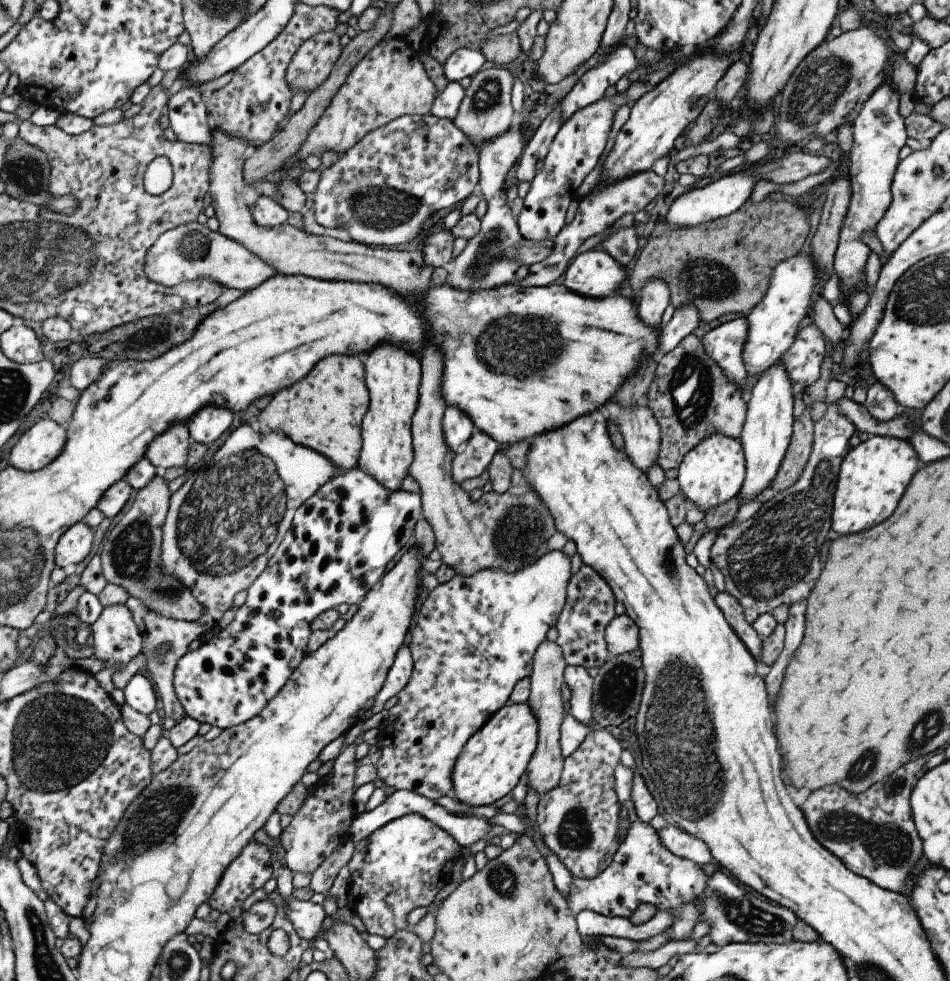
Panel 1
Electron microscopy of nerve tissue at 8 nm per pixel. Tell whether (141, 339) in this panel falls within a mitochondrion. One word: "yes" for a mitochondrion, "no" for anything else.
yes

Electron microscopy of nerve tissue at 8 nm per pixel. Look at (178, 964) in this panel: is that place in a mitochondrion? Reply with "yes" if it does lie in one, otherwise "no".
yes

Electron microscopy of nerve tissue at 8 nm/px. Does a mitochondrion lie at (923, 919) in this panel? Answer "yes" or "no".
no

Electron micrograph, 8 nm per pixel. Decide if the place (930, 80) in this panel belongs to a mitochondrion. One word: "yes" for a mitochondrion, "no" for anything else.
no

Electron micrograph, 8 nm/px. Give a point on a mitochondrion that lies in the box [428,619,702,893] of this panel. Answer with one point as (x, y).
(575, 832)

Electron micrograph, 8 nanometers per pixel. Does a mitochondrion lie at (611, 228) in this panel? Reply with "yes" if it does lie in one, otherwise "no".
no

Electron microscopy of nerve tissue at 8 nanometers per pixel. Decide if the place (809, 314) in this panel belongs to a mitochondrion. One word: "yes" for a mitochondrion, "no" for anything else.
no

